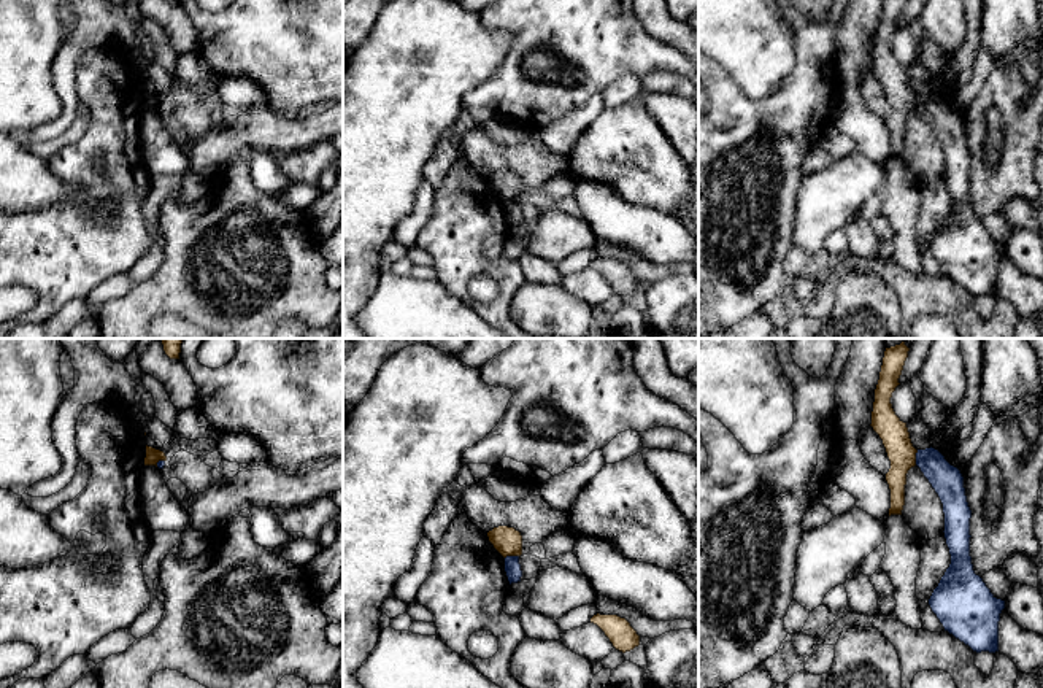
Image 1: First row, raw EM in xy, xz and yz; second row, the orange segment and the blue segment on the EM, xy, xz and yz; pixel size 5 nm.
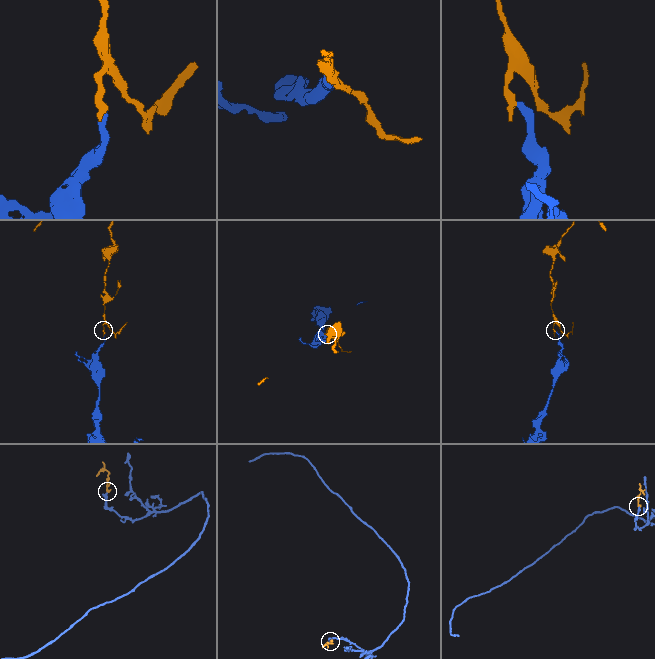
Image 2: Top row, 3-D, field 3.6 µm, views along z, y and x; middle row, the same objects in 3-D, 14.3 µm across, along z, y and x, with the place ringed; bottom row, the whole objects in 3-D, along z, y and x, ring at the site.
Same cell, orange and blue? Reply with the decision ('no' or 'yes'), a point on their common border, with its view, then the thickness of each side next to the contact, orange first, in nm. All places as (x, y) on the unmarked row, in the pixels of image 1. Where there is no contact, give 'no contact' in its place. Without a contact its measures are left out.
no; contact yz (915, 102); calibres 140 and 160 nm

